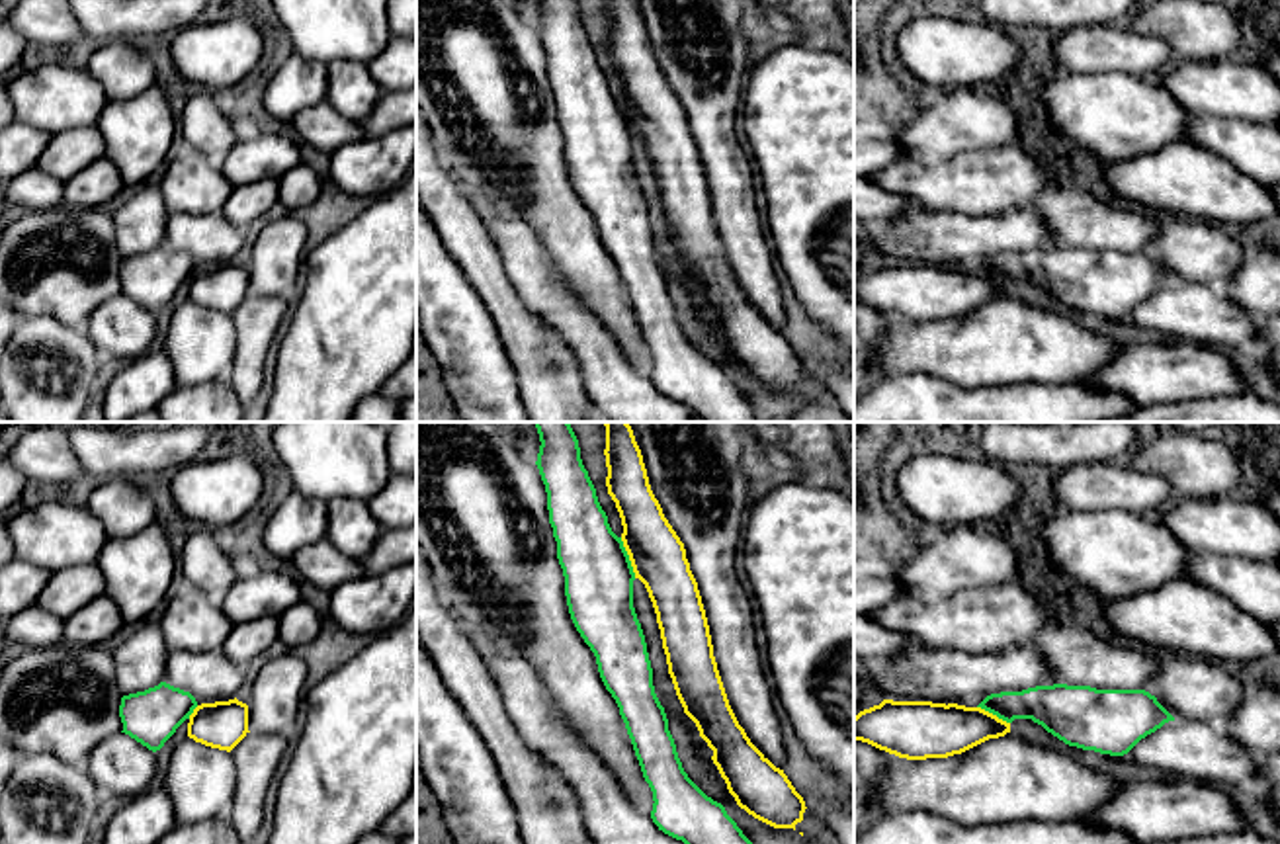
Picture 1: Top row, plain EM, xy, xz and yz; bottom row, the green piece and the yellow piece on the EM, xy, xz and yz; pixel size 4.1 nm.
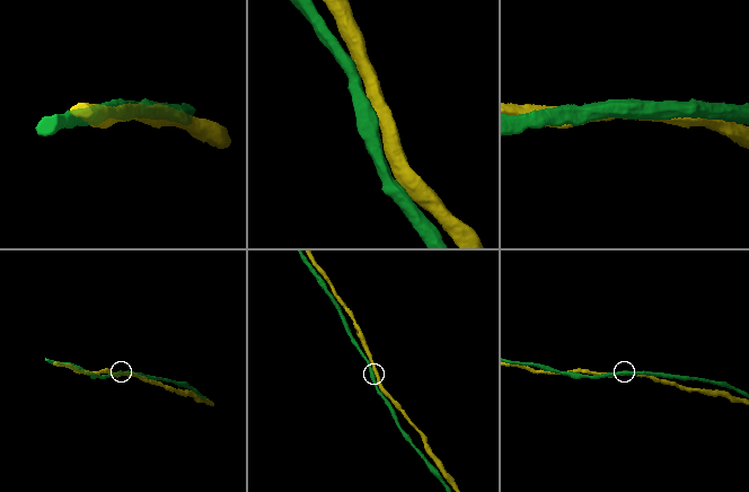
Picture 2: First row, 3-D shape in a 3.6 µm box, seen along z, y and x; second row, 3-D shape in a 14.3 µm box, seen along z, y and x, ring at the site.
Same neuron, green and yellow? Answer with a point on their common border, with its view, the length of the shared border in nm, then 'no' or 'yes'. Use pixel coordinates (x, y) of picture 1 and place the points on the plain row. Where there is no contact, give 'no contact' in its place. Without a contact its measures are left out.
meets green in xz at (628, 120); contact 180 nm long; no

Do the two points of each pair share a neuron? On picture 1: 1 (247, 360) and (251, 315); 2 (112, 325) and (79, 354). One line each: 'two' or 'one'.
1: one
2: two

